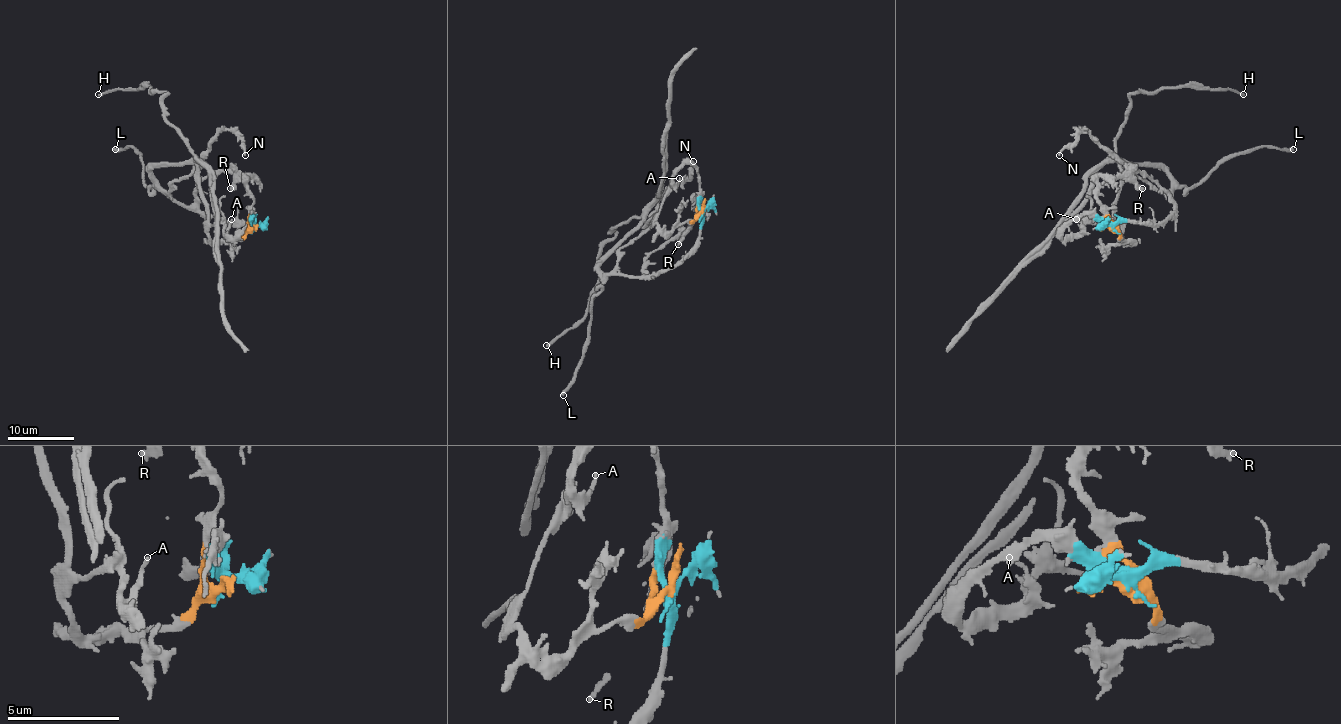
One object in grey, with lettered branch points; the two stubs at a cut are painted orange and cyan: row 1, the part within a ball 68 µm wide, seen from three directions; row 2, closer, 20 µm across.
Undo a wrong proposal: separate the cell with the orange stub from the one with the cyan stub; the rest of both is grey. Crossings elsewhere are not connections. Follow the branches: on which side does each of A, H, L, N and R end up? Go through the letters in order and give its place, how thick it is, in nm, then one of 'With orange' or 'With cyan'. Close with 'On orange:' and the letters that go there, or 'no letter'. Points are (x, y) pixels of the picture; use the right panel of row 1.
A: Place: (1076, 219). Thickness 140 nm. With cyan
H: Place: (1243, 94). Thickness 200 nm. With orange
L: Place: (1293, 149). Thickness 360 nm. With cyan
N: Place: (1059, 155). Thickness 140 nm. With cyan
R: Place: (1142, 188). Thickness 240 nm. With orange
On orange: H, R

